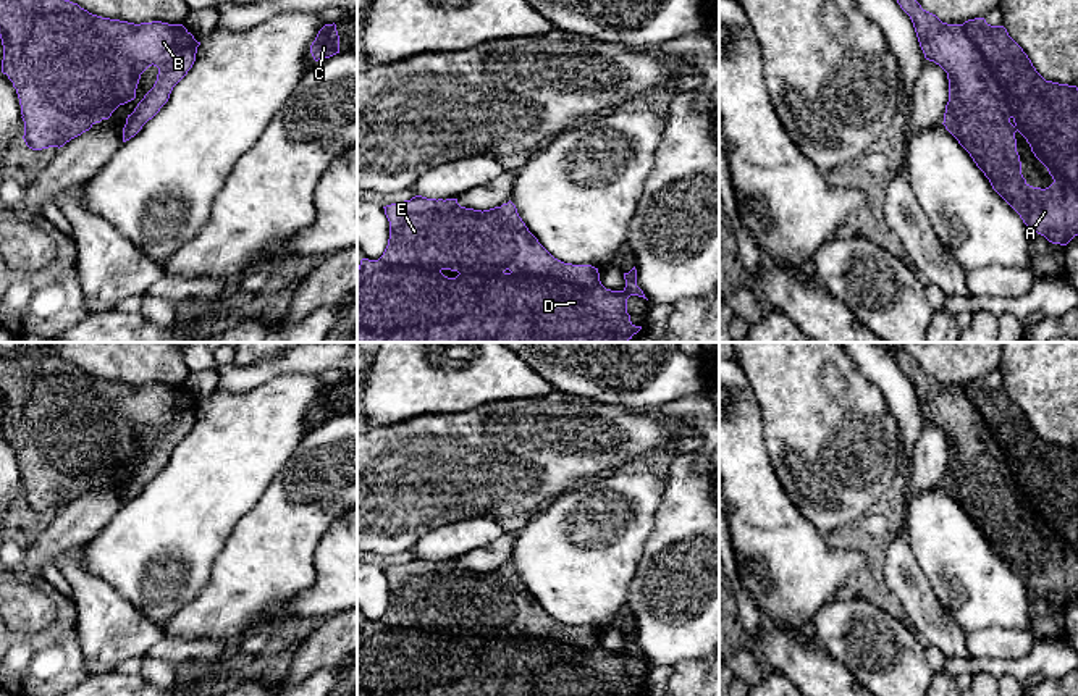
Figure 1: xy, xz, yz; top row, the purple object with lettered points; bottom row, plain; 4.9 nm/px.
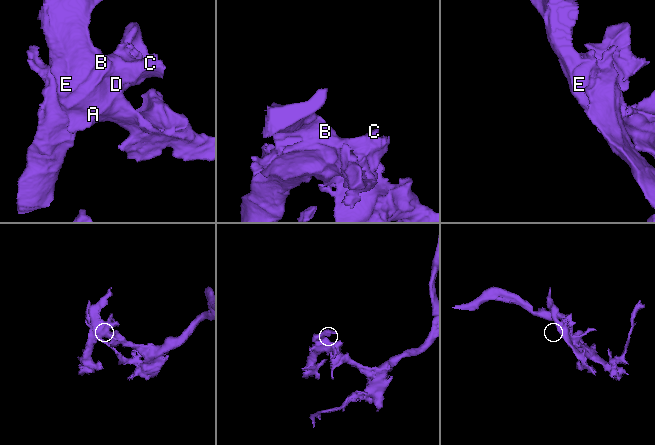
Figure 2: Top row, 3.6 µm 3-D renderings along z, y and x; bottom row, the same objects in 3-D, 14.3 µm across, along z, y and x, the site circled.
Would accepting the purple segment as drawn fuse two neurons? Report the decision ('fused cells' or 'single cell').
single cell

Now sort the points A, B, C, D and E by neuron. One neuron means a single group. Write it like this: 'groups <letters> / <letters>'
groups A B C D E

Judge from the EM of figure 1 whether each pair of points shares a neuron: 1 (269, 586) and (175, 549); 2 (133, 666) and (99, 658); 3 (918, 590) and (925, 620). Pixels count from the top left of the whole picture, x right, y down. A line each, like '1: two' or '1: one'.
1: two
2: two
3: one

